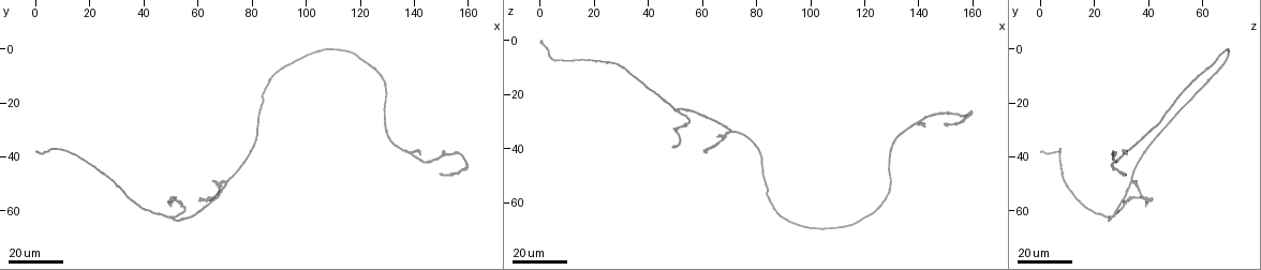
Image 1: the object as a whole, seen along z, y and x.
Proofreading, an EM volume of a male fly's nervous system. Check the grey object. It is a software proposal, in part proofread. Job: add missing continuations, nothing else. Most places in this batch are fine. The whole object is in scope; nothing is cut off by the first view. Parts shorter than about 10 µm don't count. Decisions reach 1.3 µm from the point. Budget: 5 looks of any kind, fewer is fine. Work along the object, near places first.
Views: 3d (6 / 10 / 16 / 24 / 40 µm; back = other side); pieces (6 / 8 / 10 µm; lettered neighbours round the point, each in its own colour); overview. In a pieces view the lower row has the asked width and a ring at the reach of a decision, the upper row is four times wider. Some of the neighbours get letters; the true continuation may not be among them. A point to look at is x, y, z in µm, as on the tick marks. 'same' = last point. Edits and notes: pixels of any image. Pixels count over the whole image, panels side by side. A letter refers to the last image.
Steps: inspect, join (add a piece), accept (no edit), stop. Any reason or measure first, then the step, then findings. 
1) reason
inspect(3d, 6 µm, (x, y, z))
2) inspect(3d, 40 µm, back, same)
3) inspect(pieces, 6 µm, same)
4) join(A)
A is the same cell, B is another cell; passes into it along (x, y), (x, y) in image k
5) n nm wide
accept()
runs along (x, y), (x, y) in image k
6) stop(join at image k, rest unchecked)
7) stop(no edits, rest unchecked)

end of a long branch
inspect(3d, 24 µm, (0, 37, 0))

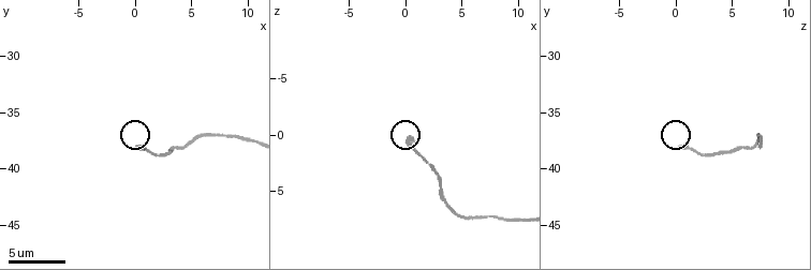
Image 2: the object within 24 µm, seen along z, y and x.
inspect(pieces, 10 µm, (0.4, 38.4, 0.2))

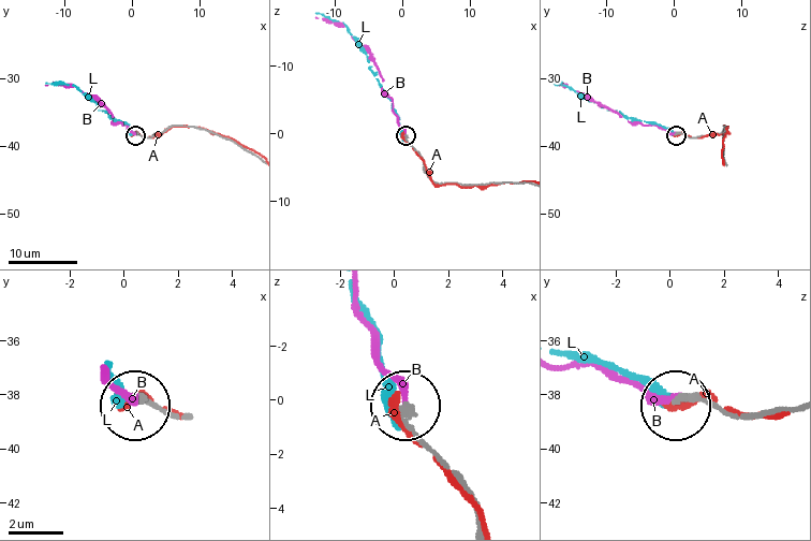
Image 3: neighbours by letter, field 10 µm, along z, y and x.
accept()
A, B and L are other cells; runs along (760, 411), (733, 415), (679, 401) in image 3; no lettered piece goes on from it

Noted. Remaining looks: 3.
free end
inspect(3d, 16 µm, (60, 56, 40))

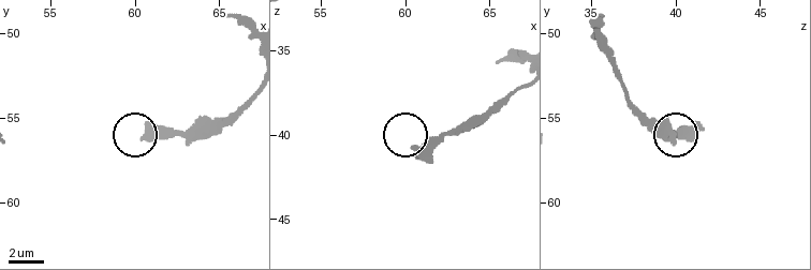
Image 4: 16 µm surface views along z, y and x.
inspect(pieces, 8 µm, (60.6, 56.3, 40.8))

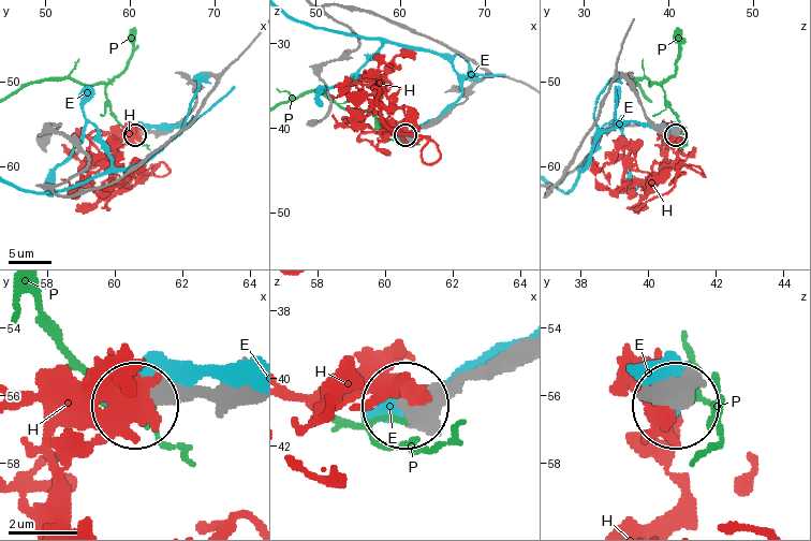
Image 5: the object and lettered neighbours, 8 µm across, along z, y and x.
accept()
E, H and P are other cells; no lettered piece goes on from it

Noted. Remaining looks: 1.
stop(no edits, rest unchecked)

